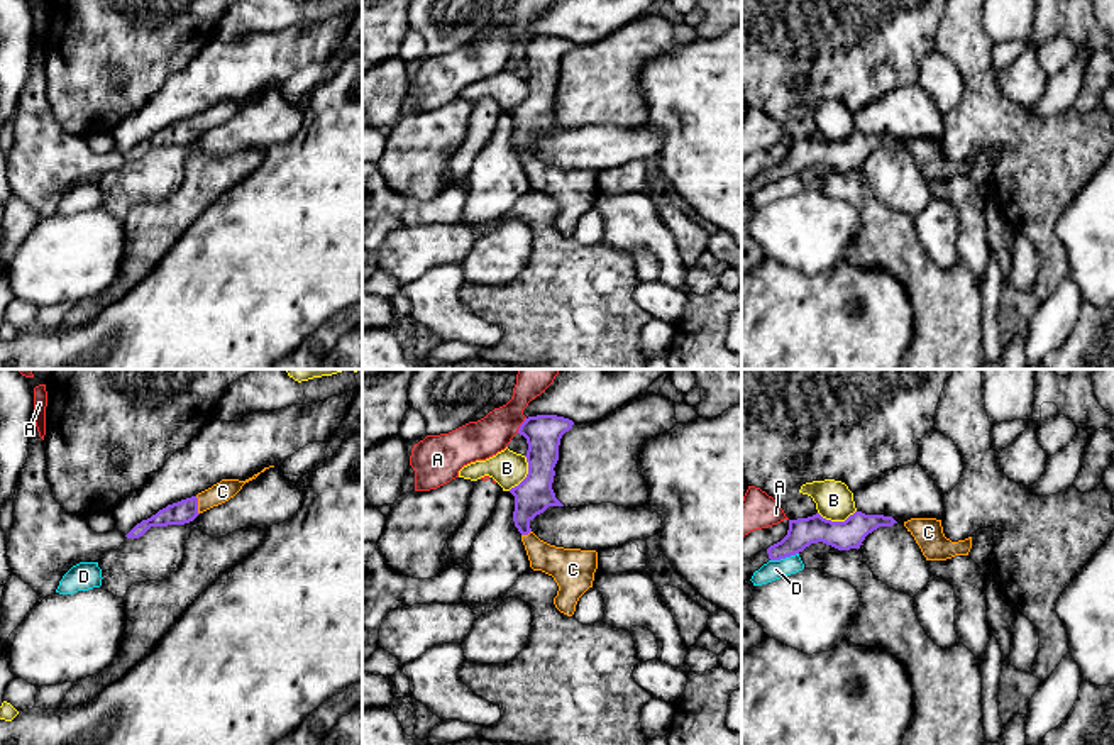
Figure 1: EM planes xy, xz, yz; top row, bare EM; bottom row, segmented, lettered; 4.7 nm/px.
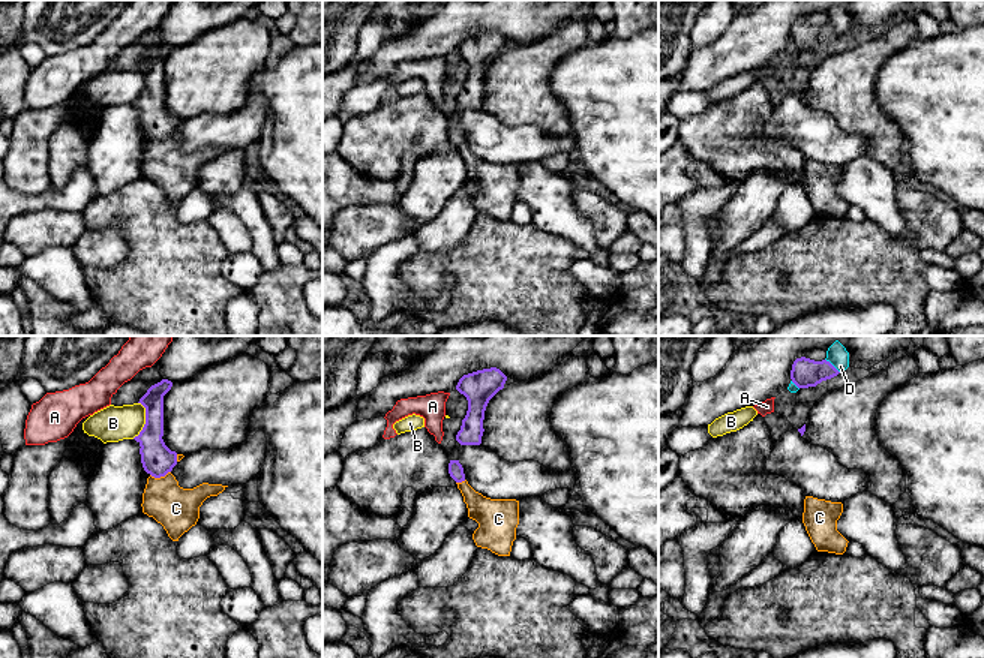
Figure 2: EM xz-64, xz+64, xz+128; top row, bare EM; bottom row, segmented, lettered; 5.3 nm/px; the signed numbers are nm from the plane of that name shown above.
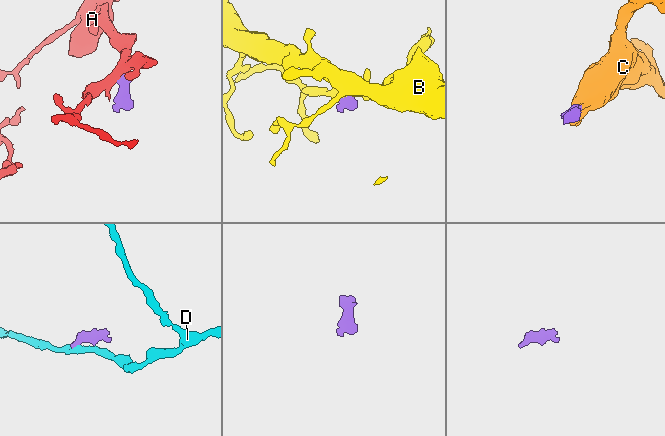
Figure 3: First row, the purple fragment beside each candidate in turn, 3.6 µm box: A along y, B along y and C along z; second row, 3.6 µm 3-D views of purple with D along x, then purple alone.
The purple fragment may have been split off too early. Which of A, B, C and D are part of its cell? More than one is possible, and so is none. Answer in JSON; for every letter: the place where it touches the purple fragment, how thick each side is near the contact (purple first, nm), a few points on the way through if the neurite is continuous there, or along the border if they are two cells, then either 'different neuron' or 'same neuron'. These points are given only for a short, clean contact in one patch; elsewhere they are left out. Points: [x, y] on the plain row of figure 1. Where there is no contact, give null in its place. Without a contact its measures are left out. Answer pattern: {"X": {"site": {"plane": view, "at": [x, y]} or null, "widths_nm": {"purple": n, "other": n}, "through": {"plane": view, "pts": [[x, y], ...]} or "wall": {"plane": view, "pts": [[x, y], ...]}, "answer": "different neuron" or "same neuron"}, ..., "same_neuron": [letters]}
{"A": {"site": {"plane": "xz", "at": [520, 46]}, "widths_nm": {"purple": 170, "other": 190}, "wall": {"plane": "xz", "pts": [[525, 38], [517, 53]]}, "answer": "different neuron"}, "B": {"site": {"plane": "xz", "at": [527, 95]}, "widths_nm": {"purple": 180, "other": 170}, "wall": {"plane": "xz", "pts": [[525, 77], [527, 95], [508, 110]]}, "answer": "different neuron"}, "C": {"site": {"plane": "xy", "at": [197, 126]}, "widths_nm": {"purple": 110, "other": 100}, "through": {"plane": "xy", "pts": [[183, 132], [197, 126], [222, 112]]}, "answer": "same neuron"}, "D": {"site": {"plane": "yz", "at": [784, 178]}, "widths_nm": {"purple": 140, "other": 100}, "wall": {"plane": "yz", "pts": [[798, 173], [771, 182]]}, "answer": "different neuron"}, "same_neuron": ["C"]}

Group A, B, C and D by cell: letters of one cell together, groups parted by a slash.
A / B / C / D

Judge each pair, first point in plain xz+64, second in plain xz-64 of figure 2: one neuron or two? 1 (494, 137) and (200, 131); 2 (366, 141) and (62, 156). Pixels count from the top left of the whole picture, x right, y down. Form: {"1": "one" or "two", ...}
{"1": "one", "2": "two"}

